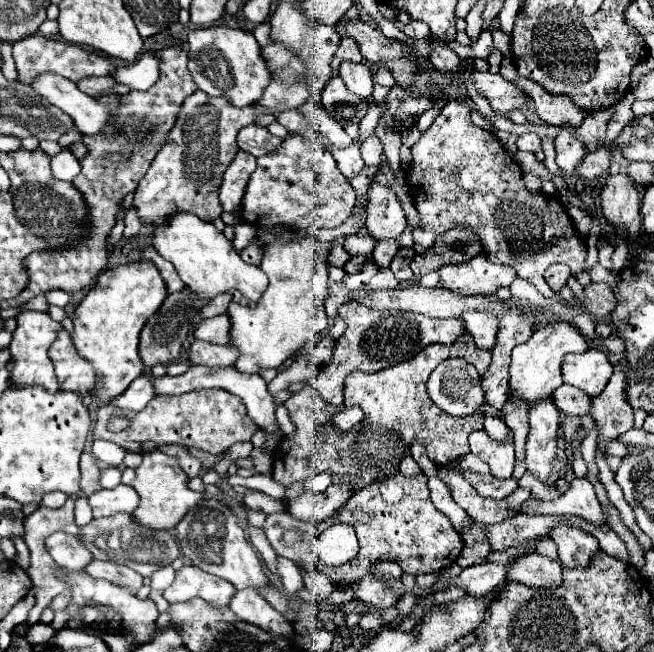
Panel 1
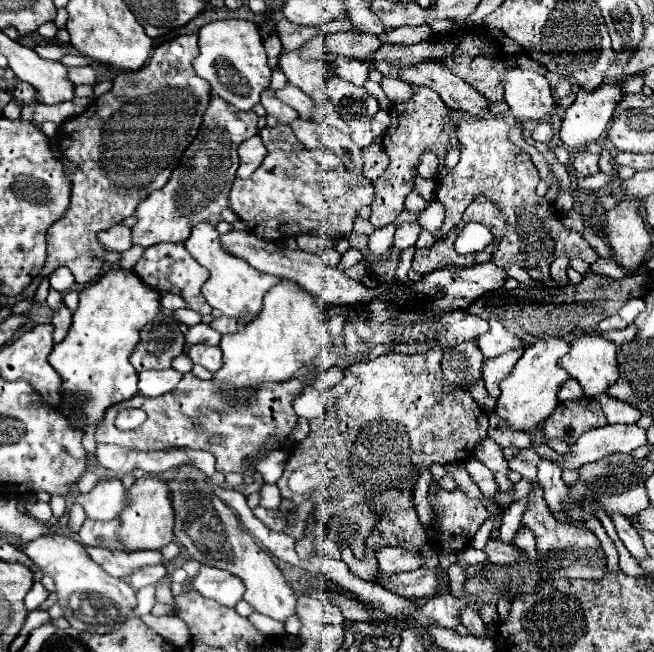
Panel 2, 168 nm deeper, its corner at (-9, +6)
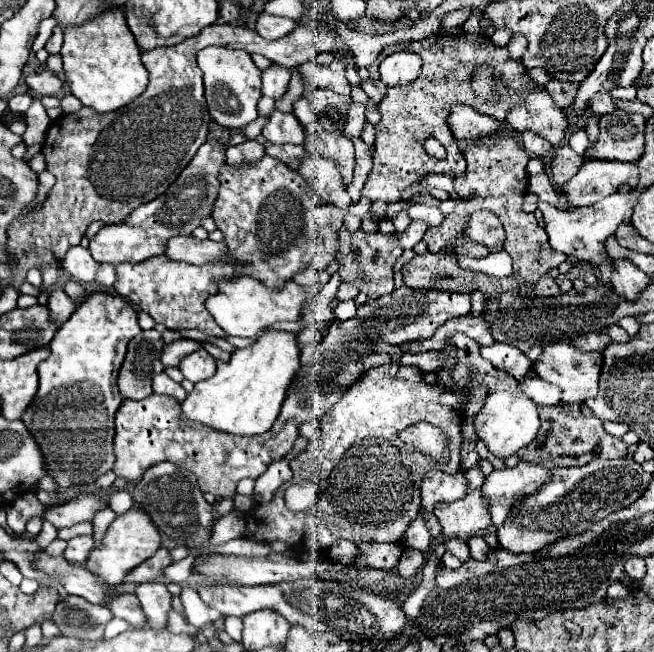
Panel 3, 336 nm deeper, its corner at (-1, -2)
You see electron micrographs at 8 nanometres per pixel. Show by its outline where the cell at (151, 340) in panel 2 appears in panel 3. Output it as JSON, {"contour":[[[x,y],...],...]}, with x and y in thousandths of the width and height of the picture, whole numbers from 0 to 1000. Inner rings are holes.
{"contour":[[[202,520],[180,575],[180,597],[190,612],[220,612],[232,606],[232,578],[248,572],[248,541],[251,523],[217,523]]]}

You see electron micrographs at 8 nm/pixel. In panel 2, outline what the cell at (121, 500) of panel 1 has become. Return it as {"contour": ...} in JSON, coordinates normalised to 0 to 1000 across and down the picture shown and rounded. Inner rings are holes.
{"contour":[[[159,732],[131,759],[116,759],[113,771],[128,778],[135,796],[174,796],[193,775],[193,750],[180,732]]]}

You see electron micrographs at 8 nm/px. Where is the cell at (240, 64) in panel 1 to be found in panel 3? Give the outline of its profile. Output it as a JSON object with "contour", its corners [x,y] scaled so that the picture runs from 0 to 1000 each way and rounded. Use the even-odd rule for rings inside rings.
{"contour":[[[312,72],[303,78],[303,103],[312,112],[312,149],[318,158],[321,179],[343,195],[373,195],[394,179],[391,158],[398,152],[398,124],[401,112],[382,90],[382,84],[370,75],[352,72]]]}

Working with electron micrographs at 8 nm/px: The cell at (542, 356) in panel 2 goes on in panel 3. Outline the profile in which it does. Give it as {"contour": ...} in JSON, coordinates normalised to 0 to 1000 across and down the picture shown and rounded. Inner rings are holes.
{"contour":[[[817,566],[807,569],[804,578],[789,584],[789,597],[777,597],[777,600],[755,600],[746,606],[743,621],[737,624],[737,630],[725,640],[725,655],[728,655],[728,667],[743,679],[743,686],[749,689],[752,698],[774,704],[780,698],[786,698],[792,689],[810,683],[826,658],[826,643],[823,643],[823,621],[801,606],[795,587],[801,587],[804,581],[820,578]]]}

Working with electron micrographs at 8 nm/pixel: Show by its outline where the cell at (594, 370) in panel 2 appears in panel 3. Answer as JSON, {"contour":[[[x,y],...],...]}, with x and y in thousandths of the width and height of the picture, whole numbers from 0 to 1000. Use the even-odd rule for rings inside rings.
{"contour":[[[847,526],[841,532],[835,532],[829,538],[829,544],[820,551],[817,557],[817,569],[826,581],[850,587],[853,594],[859,594],[859,618],[893,618],[902,609],[914,606],[914,578],[917,578],[917,566],[920,566],[924,548],[920,541],[911,538],[887,538],[878,529],[865,529],[865,526]]]}

